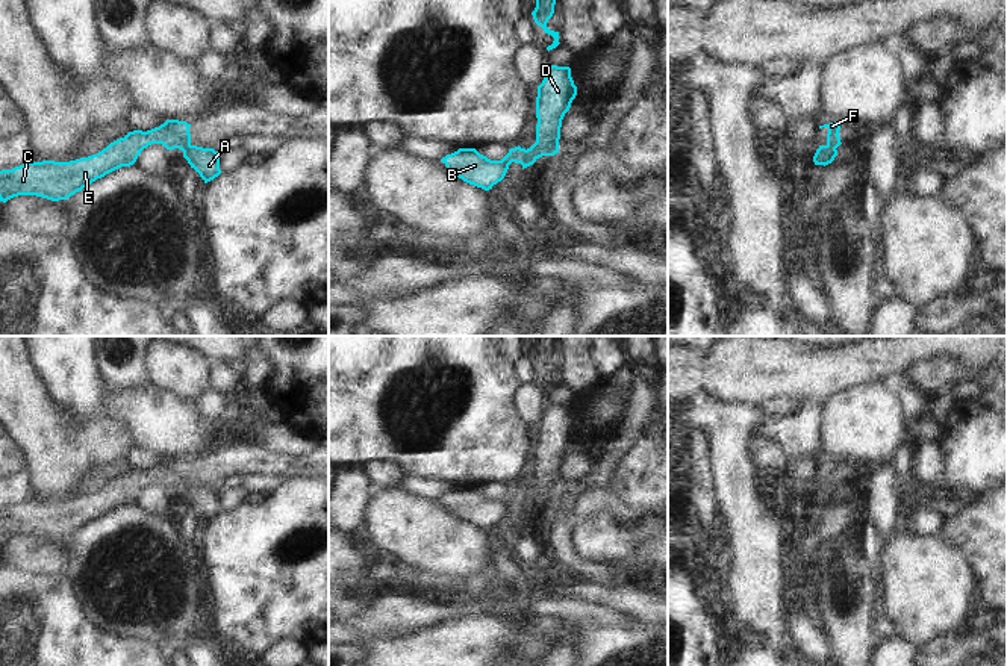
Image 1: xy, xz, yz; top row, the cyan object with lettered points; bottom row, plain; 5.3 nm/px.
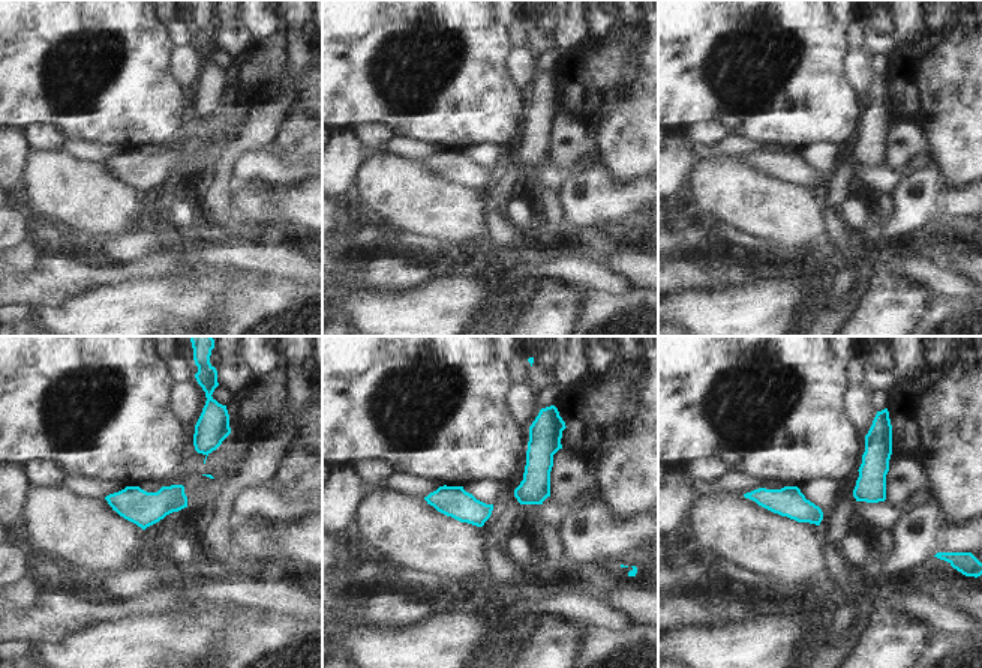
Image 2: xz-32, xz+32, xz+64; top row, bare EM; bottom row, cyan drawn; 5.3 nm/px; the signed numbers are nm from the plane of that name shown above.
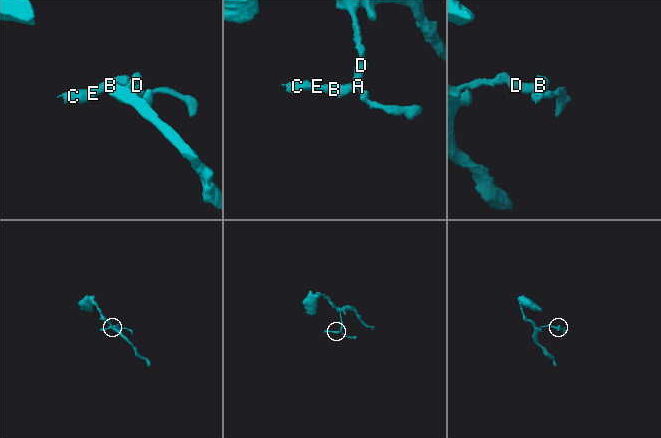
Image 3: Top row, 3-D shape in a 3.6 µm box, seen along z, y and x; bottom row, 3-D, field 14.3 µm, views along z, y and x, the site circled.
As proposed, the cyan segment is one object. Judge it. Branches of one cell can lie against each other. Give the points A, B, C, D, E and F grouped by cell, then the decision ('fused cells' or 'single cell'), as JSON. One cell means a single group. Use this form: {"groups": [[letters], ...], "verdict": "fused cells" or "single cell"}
{"groups": [["A", "D"], ["B", "C", "E", "F"]], "verdict": "fused cells"}

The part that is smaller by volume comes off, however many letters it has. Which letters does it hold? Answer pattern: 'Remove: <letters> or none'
Remove: B, C, E, F

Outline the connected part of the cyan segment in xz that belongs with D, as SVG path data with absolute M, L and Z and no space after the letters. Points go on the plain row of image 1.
M550 404L536 436L536 481L527 487L528 503L559 492L560 466L577 434L569 406Z

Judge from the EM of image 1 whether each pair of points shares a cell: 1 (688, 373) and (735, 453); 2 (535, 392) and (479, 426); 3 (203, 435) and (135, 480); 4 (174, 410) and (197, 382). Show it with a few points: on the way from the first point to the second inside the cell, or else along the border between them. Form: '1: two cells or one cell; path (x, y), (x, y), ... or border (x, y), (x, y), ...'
1: two cells; border (732, 400), (700, 388), (683, 401)
2: two cells; border (521, 385), (517, 394), (518, 410), (536, 427)
3: two cells; border (167, 457), (170, 459)
4: two cells; border (152, 385), (196, 401)

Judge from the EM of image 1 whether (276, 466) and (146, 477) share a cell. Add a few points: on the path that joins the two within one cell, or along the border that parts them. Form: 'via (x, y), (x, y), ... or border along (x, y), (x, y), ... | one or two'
via (244, 463), (221, 463), (203, 473), (177, 473) | one

